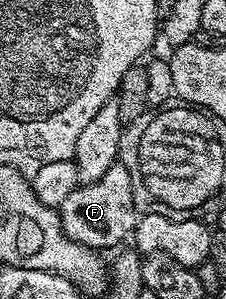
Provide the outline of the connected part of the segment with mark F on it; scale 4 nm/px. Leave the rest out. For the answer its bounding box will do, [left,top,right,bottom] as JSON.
[58,162,138,250]

